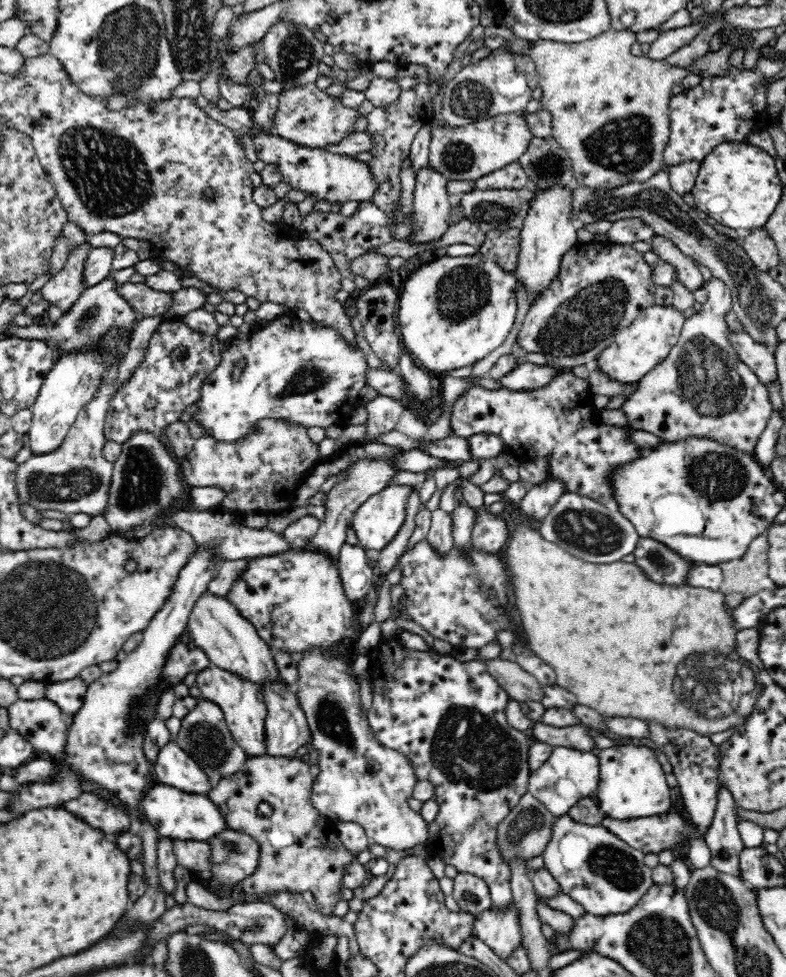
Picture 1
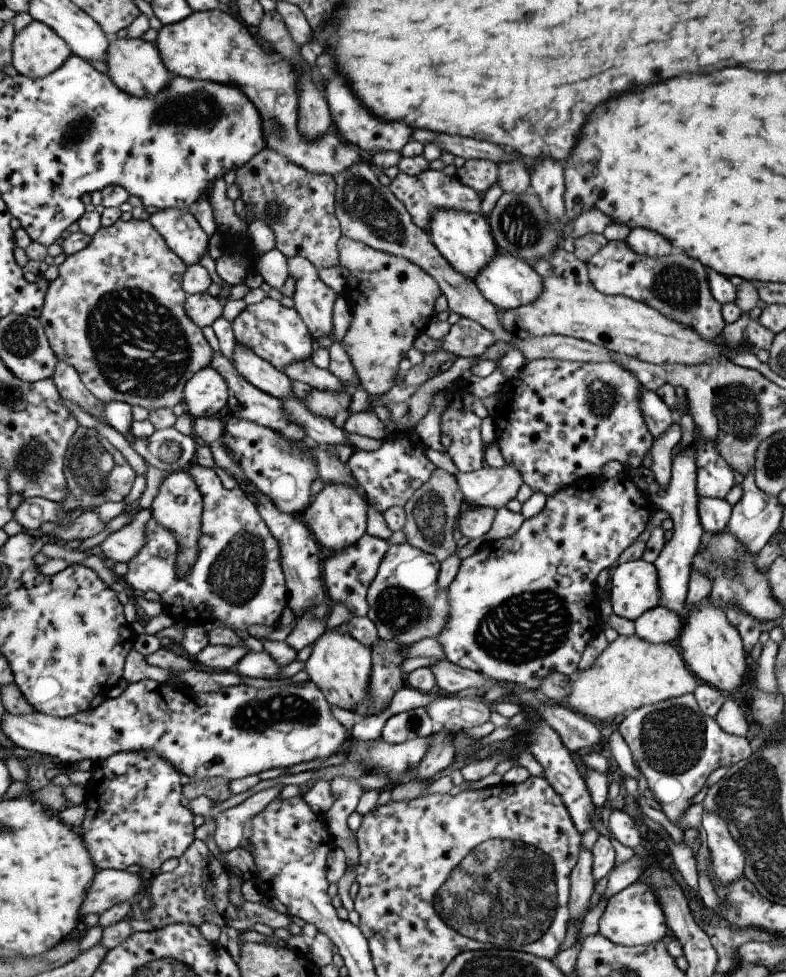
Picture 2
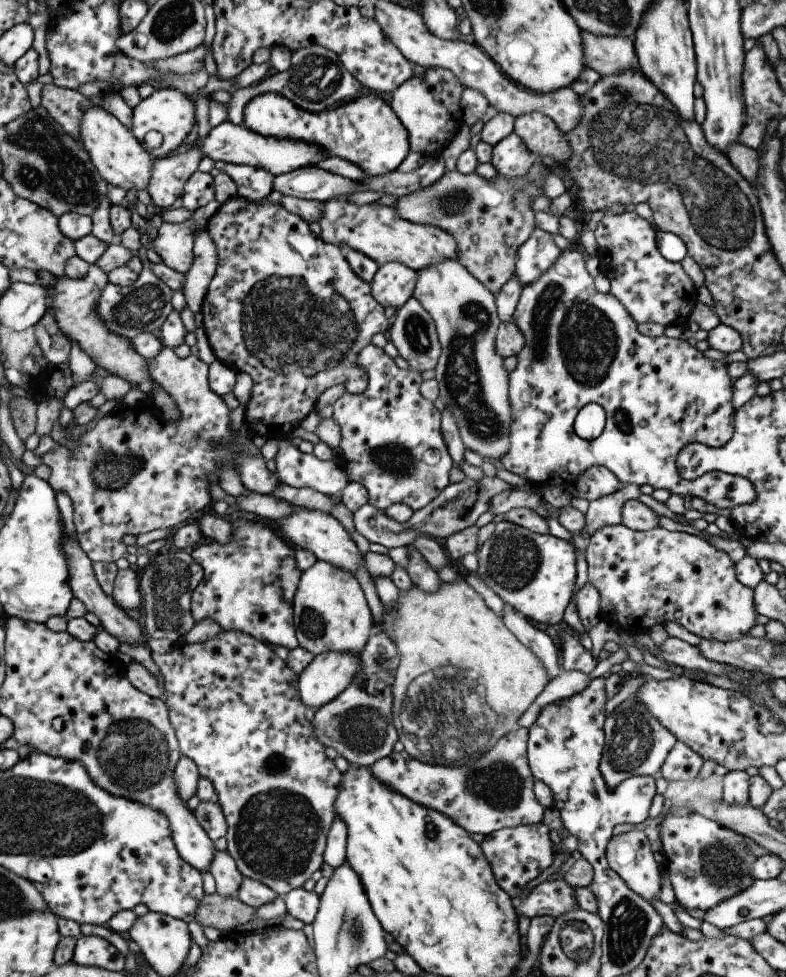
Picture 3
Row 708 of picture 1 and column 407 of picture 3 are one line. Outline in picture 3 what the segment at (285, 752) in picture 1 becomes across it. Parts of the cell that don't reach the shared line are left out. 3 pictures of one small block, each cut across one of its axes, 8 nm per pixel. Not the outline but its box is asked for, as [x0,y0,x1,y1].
[370,261,417,310]

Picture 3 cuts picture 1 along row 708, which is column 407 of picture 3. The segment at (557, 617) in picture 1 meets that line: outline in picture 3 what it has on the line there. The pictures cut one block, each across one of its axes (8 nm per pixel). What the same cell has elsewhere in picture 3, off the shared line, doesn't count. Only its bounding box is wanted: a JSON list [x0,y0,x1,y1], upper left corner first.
[381,578,550,765]

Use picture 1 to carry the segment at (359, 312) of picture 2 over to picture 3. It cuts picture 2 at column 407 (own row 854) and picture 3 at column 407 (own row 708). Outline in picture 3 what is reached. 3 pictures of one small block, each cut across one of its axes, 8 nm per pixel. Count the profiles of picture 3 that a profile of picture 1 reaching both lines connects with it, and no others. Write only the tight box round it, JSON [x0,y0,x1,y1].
[392,158,552,295]

